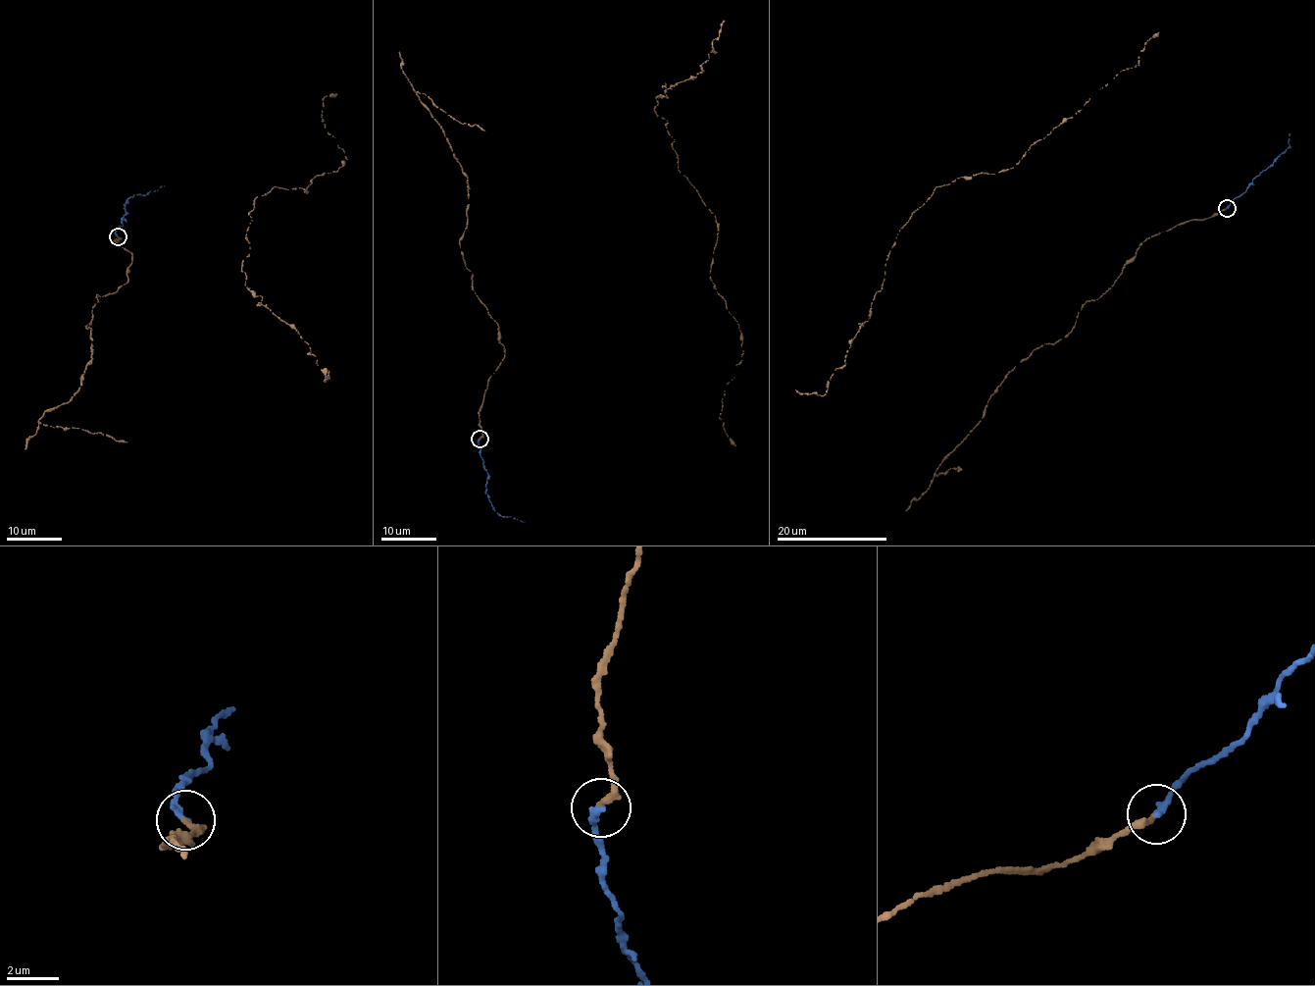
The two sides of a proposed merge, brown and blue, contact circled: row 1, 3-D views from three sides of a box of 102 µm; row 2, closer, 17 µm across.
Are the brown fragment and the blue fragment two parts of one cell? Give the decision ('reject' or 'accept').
accept

